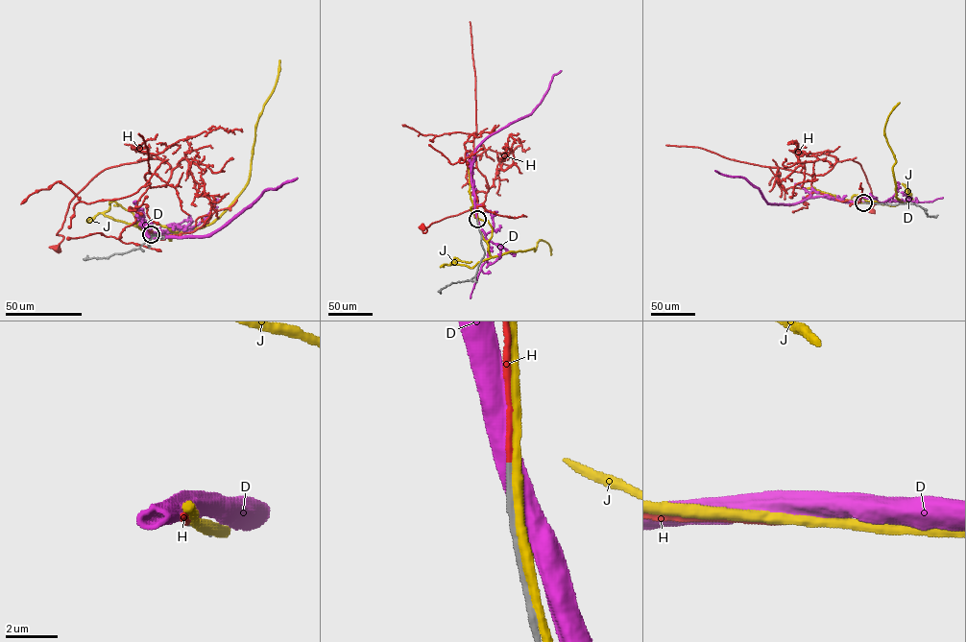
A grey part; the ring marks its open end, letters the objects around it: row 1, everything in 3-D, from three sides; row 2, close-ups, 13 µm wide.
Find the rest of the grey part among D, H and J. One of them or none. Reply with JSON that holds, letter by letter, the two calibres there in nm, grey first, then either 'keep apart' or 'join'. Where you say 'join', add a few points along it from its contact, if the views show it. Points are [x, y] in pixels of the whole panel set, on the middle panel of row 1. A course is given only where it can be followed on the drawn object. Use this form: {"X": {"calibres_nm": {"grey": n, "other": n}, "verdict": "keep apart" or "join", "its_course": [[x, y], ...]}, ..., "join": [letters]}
{"D": {"calibres_nm": {"grey": 300, "other": 550}, "verdict": "keep apart"}, "H": {"calibres_nm": {"grey": 240, "other": 200}, "verdict": "join", "its_course": [[477, 219], [468, 166], [485, 178], [485, 201], [432, 223], [424, 233], [422, 226]]}, "J": {"calibres_nm": {"grey": 220, "other": 360}, "verdict": "keep apart"}, "join": ["H"]}

